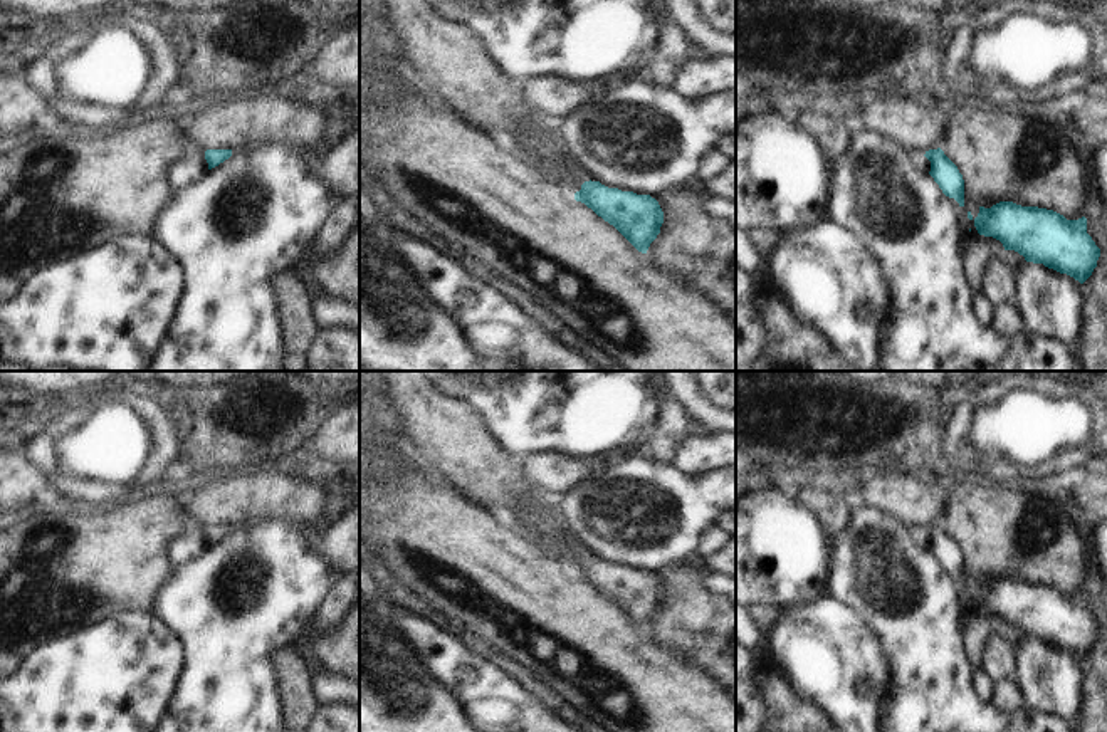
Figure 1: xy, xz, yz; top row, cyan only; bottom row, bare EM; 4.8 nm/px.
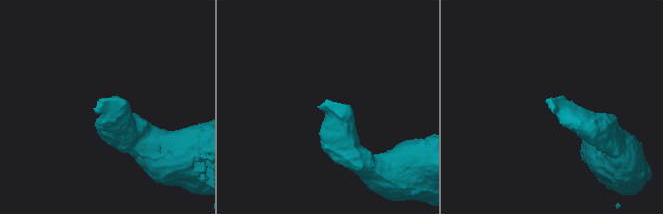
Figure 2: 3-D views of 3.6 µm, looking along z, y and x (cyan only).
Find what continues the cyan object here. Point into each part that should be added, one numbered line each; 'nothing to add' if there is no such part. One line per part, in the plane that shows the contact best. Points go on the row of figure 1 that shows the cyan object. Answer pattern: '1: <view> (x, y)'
1: xz (571, 178)

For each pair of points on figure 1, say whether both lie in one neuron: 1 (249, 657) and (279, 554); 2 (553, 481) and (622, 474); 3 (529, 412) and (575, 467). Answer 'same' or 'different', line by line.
1: same
2: different
3: different

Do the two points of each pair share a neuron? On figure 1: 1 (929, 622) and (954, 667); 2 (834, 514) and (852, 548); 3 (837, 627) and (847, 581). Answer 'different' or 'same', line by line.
1: same
2: different
3: different

